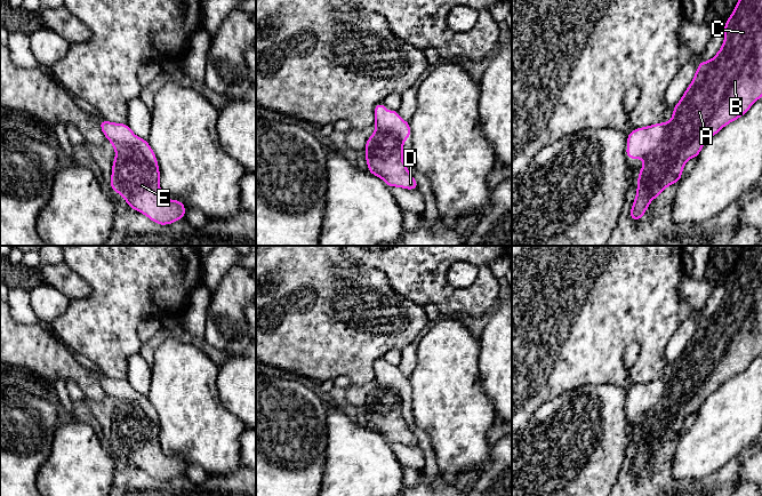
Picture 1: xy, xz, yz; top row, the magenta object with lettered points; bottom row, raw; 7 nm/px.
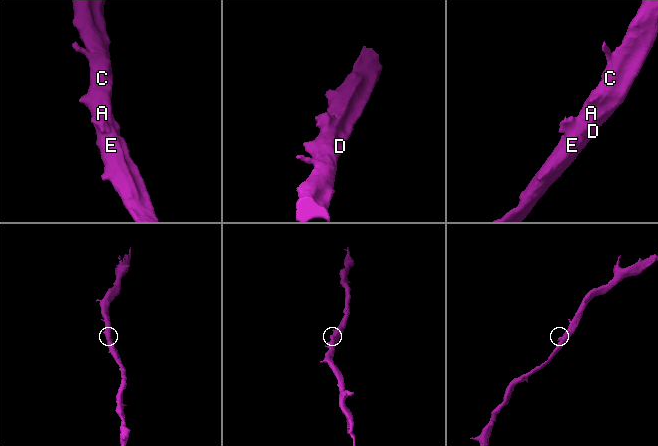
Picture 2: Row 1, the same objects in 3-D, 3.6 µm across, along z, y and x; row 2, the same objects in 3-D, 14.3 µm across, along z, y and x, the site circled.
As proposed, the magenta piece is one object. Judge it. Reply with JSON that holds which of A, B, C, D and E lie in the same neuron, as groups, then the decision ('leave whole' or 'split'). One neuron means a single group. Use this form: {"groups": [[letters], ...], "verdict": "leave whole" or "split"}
{"groups": [["A", "B", "C", "D", "E"]], "verdict": "leave whole"}

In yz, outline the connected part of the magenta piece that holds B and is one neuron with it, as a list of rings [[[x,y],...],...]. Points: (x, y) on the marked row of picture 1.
[[[738,0],[733,13],[722,29],[725,37],[721,49],[711,61],[699,63],[695,78],[674,106],[672,120],[636,128],[627,135],[626,158],[644,160],[636,178],[639,184],[636,198],[631,208],[631,221],[642,219],[649,203],[668,185],[677,184],[682,177],[684,163],[691,158],[697,158],[711,137],[728,123],[743,117],[762,97],[762,0]]]

